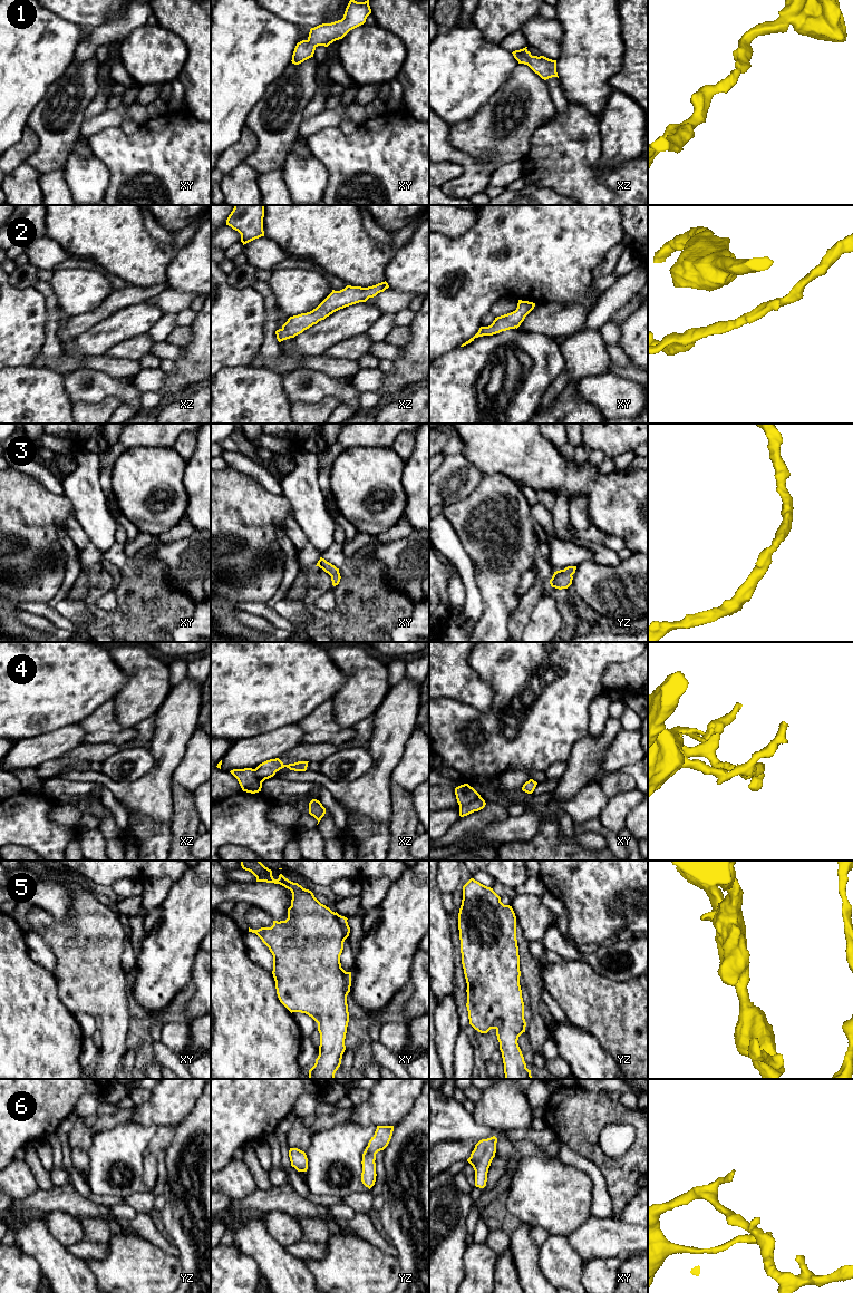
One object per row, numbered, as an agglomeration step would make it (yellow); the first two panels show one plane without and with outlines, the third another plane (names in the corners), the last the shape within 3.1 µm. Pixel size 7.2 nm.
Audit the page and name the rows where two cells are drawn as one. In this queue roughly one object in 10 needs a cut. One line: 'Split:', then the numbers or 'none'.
Split: none

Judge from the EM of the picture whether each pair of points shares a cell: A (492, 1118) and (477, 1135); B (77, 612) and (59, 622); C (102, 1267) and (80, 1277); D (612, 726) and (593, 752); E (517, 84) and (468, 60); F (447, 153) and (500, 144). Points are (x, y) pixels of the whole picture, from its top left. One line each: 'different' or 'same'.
A: different
B: different
C: different
D: same
E: different
F: different

